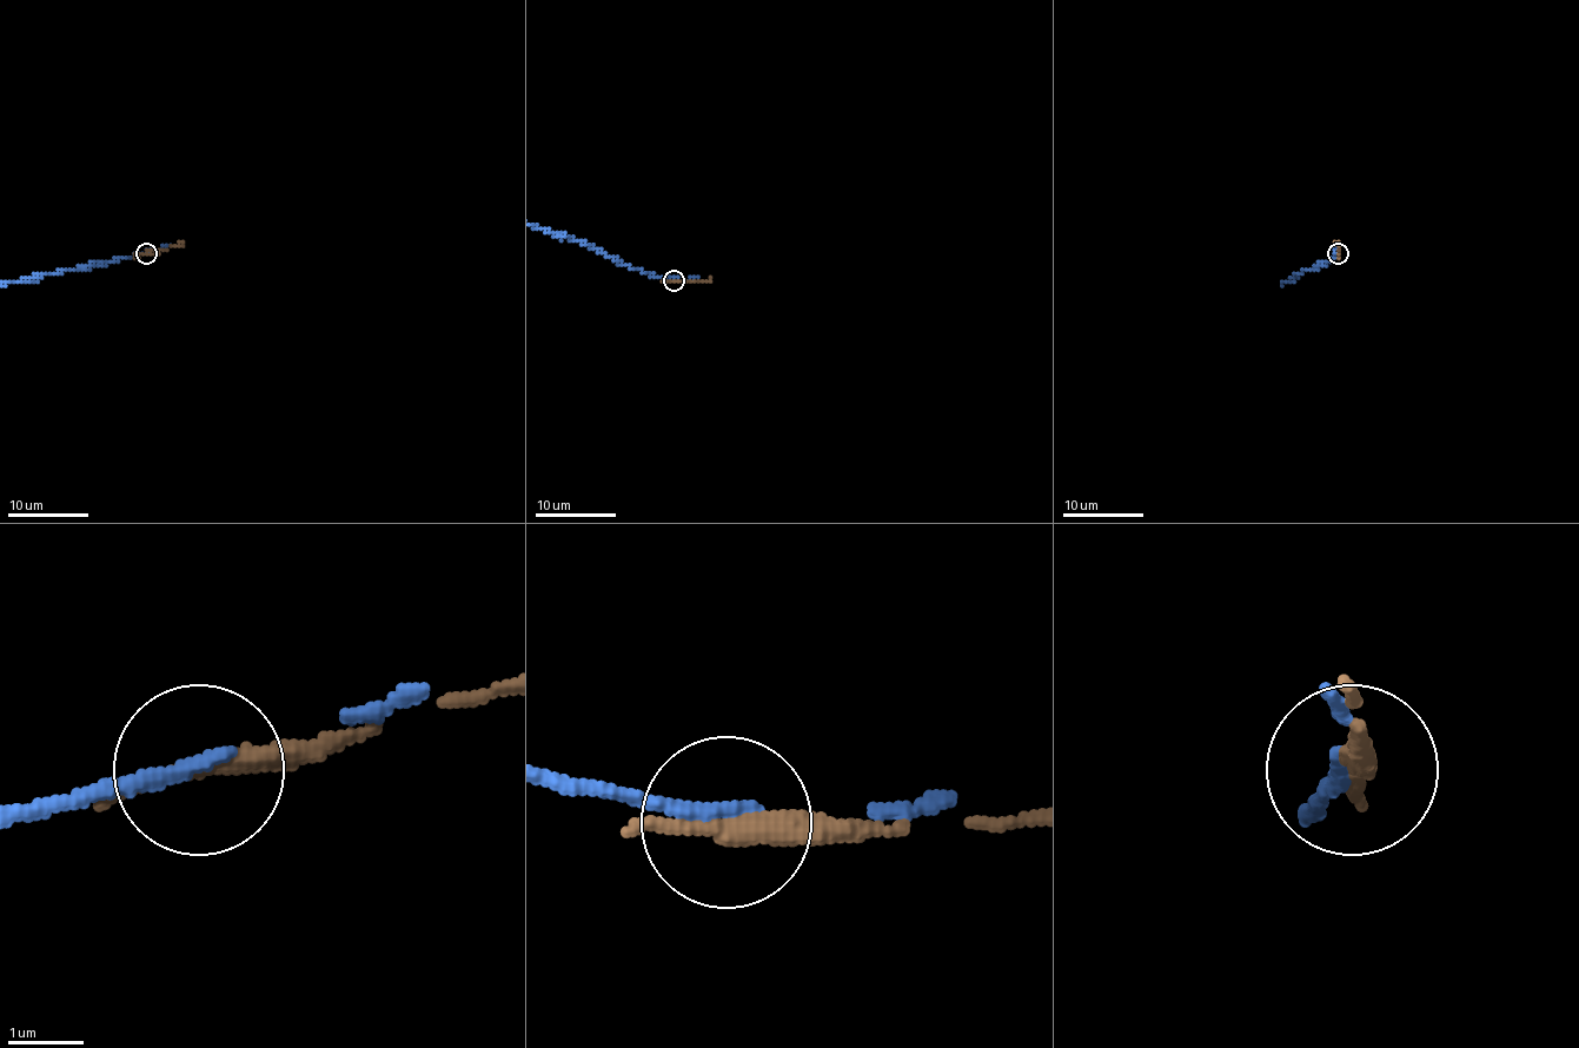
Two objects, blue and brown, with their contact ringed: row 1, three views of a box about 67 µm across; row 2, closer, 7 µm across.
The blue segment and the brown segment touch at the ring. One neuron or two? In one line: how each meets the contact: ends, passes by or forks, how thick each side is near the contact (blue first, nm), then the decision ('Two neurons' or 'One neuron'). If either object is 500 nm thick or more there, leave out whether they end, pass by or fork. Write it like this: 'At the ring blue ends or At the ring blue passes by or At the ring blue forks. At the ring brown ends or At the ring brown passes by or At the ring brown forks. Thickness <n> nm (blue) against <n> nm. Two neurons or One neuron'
At the ring blue ends. At the ring brown passes by. Thickness 240 nm (blue) against 280 nm. Two neurons

